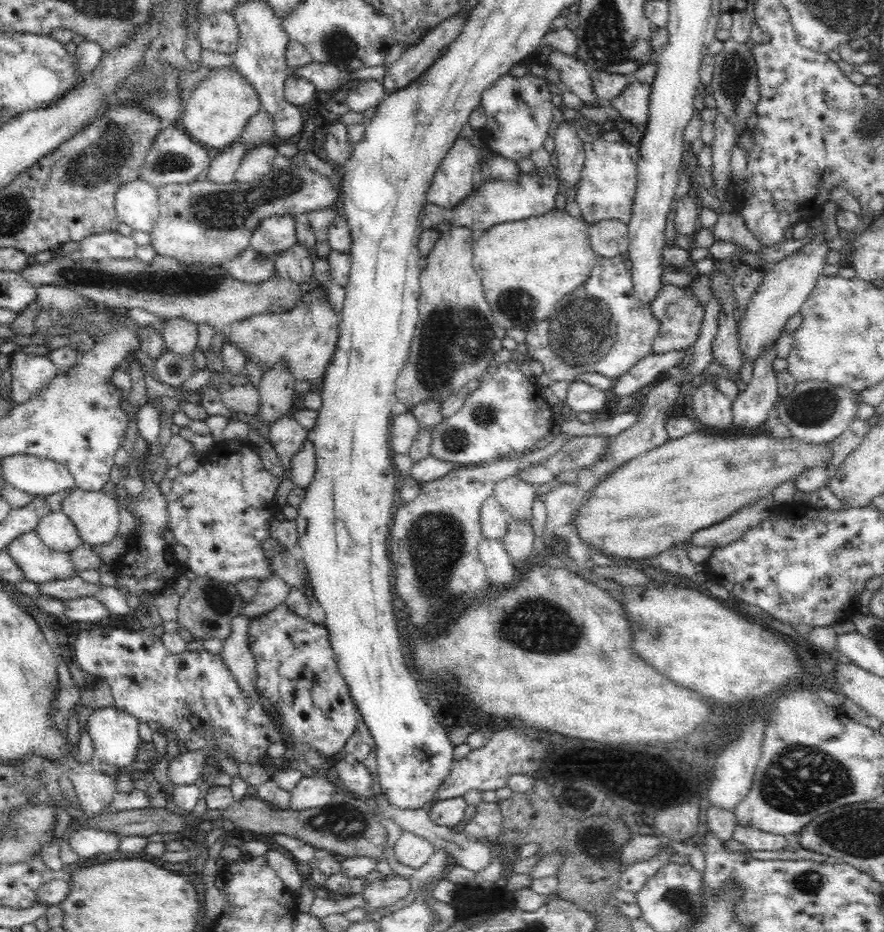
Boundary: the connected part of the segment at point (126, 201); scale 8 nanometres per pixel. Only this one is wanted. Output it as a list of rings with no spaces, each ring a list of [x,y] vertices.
[[[139,178],[120,186],[115,207],[121,222],[143,233],[150,234],[160,218],[157,188]]]

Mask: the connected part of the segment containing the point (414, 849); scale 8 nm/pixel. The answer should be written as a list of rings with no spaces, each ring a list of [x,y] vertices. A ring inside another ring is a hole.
[[[404,832],[393,848],[398,862],[415,869],[426,864],[428,858],[436,852],[432,843],[412,832]]]

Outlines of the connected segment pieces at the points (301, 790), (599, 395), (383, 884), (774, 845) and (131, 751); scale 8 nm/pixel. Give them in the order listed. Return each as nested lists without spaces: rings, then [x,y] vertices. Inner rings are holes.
[[[304,776],[292,789],[288,808],[304,810],[327,805],[334,800],[337,789],[322,776]]]
[[[572,381],[569,383],[566,401],[572,413],[598,412],[605,410],[609,401],[608,392],[594,387],[586,381]]]
[[[393,872],[364,885],[361,895],[370,906],[390,906],[410,895],[410,886],[410,878]]]
[[[738,824],[735,829],[733,839],[742,843],[749,851],[782,852],[785,850],[786,852],[795,847],[790,836],[774,835]]]
[[[114,707],[96,709],[86,725],[94,745],[94,755],[100,757],[102,763],[120,769],[118,776],[114,779],[117,792],[130,792],[136,786],[136,780],[132,778],[134,770],[130,770],[129,767],[136,761],[136,753],[142,744],[139,726],[140,721],[135,716],[118,711]]]

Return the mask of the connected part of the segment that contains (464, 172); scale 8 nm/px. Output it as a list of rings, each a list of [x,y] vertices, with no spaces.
[[[458,137],[440,162],[428,188],[428,203],[443,210],[454,210],[472,190],[472,174],[480,151],[470,141]]]

